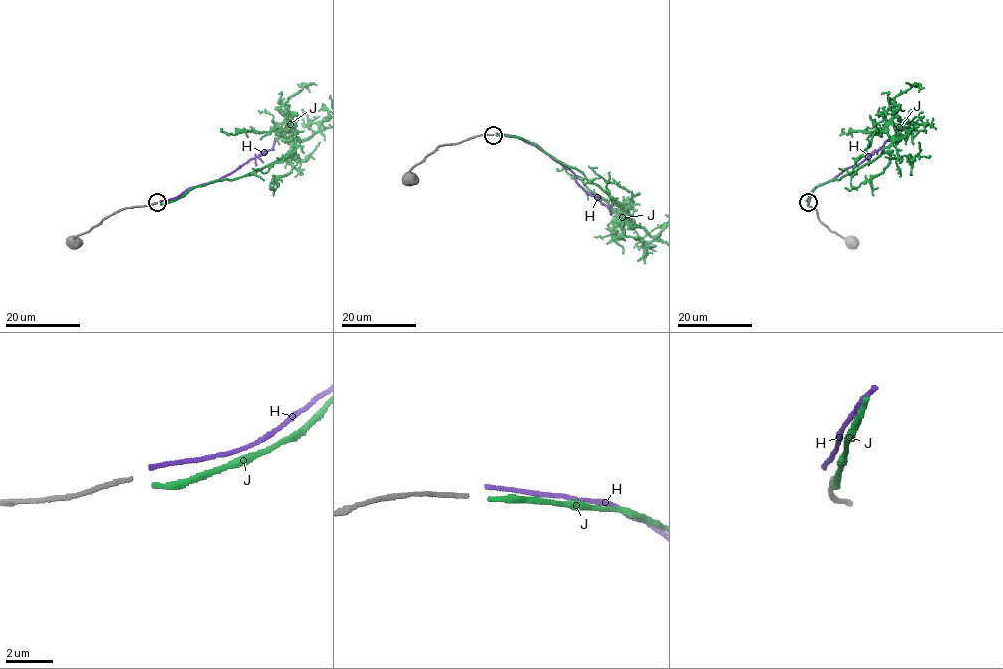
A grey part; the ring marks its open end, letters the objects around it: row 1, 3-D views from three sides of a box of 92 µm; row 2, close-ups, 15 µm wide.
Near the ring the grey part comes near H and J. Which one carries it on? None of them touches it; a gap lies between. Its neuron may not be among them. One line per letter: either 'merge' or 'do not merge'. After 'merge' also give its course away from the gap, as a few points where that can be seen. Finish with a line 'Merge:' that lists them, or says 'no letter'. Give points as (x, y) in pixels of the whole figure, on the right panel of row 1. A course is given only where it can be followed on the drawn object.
H: do not merge
J: do not merge
Merge: no letter

